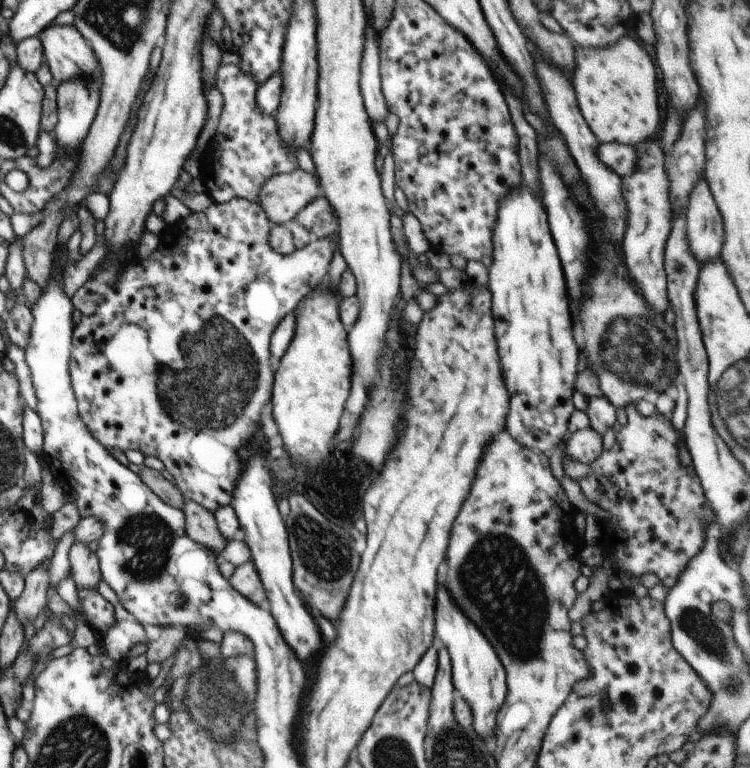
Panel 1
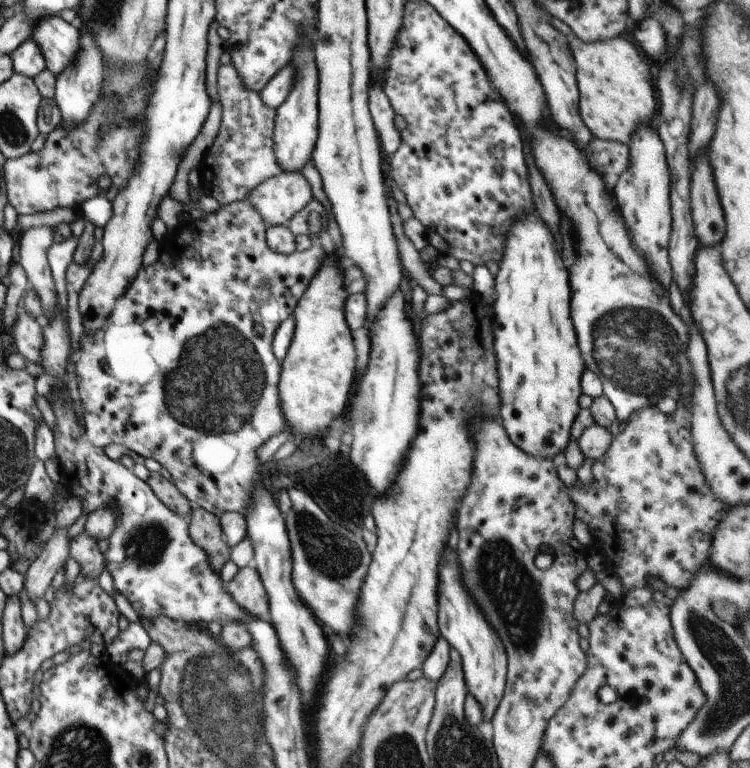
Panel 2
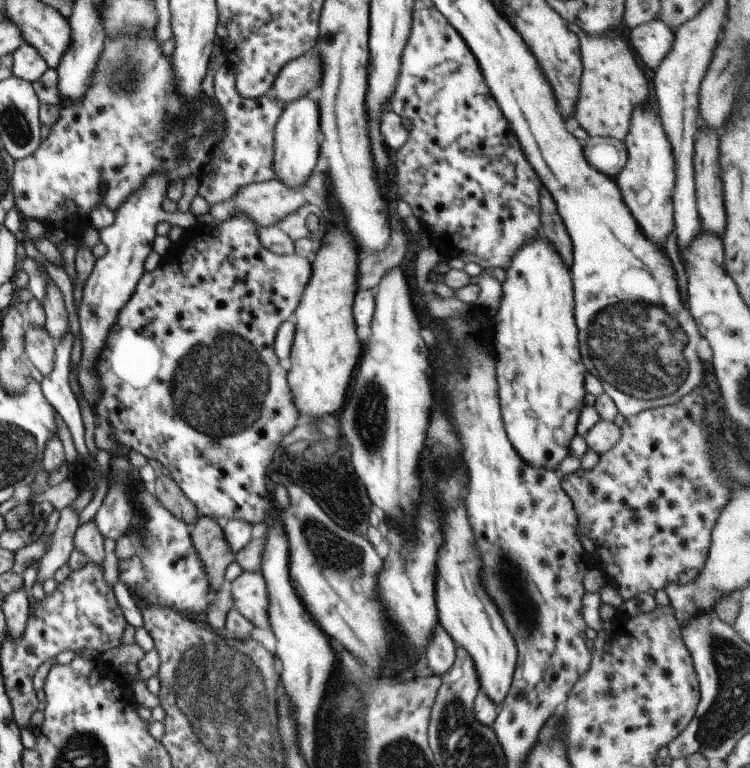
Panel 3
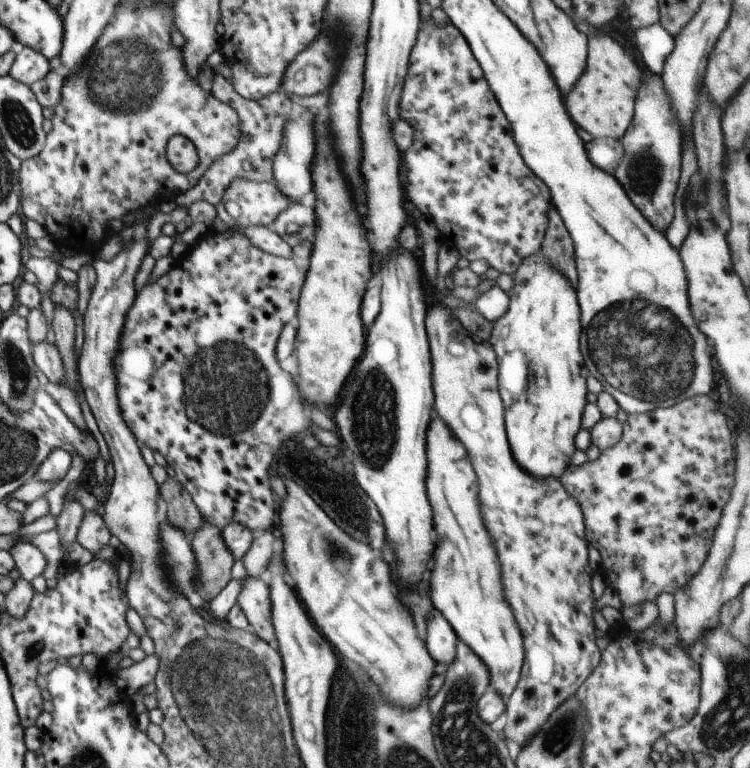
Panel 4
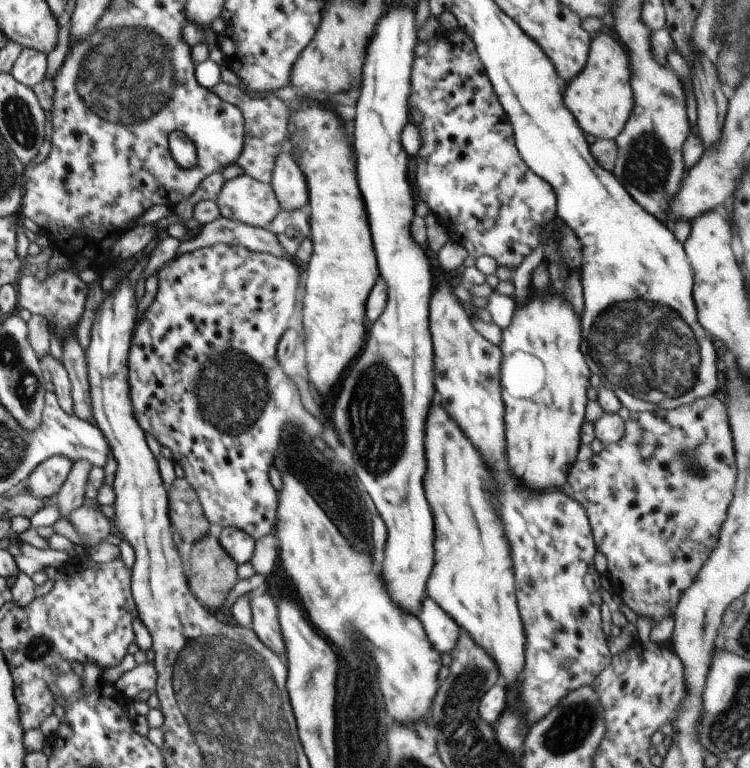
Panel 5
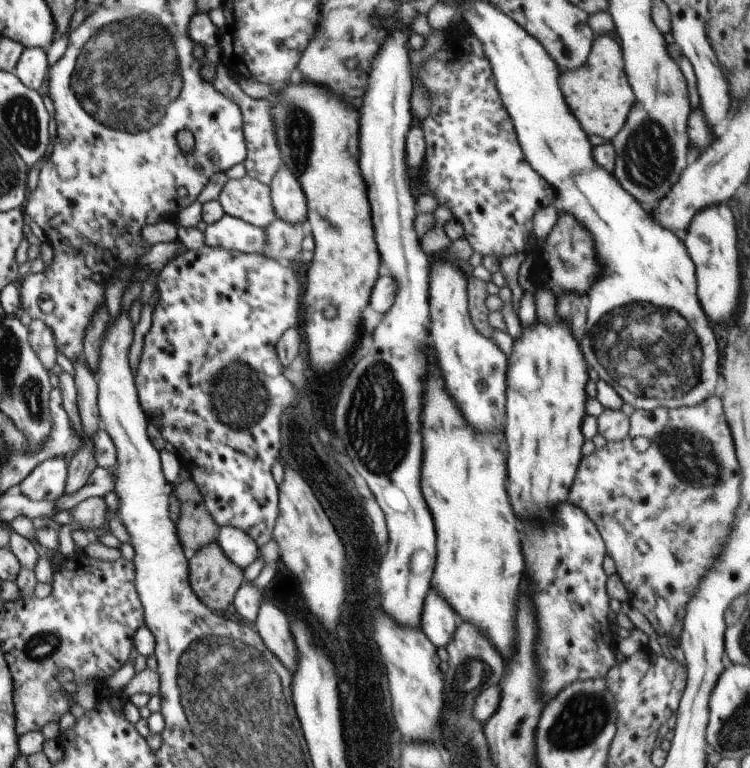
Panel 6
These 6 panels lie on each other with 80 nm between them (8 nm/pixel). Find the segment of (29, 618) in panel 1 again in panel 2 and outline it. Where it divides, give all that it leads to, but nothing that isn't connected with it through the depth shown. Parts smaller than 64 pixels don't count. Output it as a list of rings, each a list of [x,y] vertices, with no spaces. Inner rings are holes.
[[[56,527],[52,537],[43,546],[41,553],[31,562],[25,574],[25,603],[34,604],[44,593],[60,567],[65,566],[70,554],[68,528]]]

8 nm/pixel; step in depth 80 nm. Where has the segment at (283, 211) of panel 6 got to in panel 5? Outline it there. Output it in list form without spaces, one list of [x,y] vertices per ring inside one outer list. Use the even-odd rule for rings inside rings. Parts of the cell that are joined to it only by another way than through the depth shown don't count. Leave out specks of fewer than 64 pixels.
[[[291,150],[278,155],[270,183],[282,211],[302,209],[309,201],[307,180]]]

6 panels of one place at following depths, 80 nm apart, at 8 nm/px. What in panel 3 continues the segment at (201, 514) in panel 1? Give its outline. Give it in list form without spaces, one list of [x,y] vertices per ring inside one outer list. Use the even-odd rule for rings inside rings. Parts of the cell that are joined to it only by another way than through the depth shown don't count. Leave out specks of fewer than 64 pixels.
[[[200,516],[190,527],[190,533],[214,593],[222,586],[226,568],[235,560],[235,554],[225,539],[222,523],[210,517]]]

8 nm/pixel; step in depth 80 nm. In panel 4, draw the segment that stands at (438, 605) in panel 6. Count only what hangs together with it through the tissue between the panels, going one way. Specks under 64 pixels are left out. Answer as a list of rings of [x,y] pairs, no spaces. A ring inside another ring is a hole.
[[[439,610],[430,612],[430,620],[426,626],[426,646],[428,652],[437,663],[452,664],[456,656],[456,647],[459,640],[456,631],[441,615]]]

